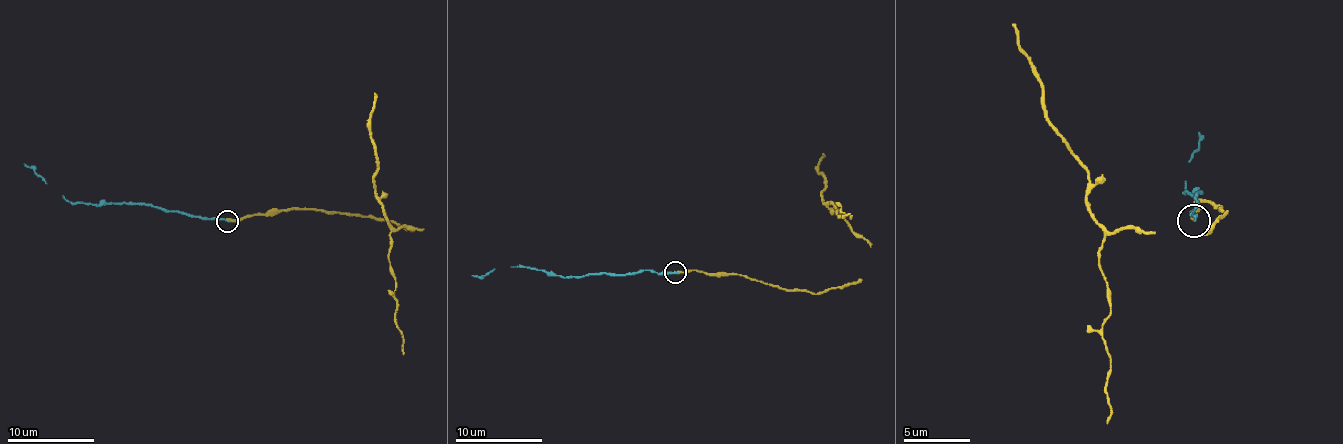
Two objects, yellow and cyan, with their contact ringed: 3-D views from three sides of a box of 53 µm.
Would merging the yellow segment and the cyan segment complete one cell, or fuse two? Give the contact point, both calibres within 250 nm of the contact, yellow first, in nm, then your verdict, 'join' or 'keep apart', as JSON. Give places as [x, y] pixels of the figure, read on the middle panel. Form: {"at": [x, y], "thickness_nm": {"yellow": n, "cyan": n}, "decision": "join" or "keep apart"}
{"at": [675, 272], "thickness_nm": {"yellow": 260, "cyan": 150}, "decision": "join"}

